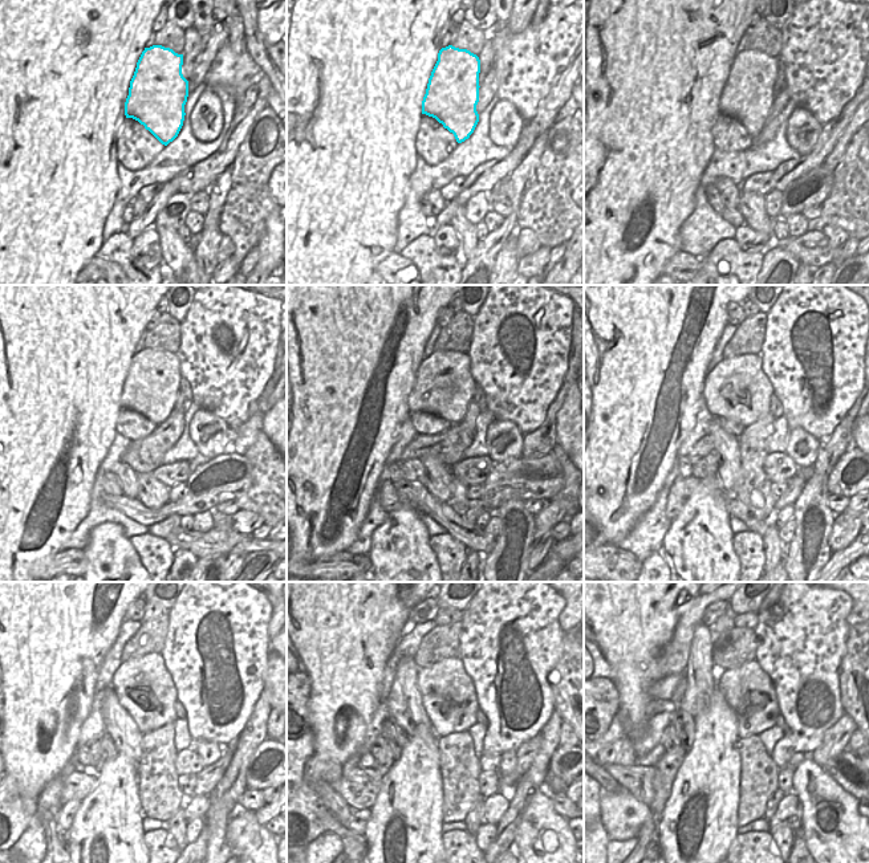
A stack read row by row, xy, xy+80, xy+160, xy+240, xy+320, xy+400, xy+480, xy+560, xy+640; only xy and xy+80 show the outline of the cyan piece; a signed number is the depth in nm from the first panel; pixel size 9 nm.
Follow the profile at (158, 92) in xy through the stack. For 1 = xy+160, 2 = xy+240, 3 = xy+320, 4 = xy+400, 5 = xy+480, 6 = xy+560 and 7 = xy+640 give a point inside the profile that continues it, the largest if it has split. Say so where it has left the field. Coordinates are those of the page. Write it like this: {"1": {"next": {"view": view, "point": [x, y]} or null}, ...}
{"1": {"next": {"view": "xy+160", "point": [747, 96]}}, "2": {"next": {"view": "xy+240", "point": [151, 386]}}, "3": {"next": {"view": "xy+320", "point": [443, 386]}}, "4": {"next": {"view": "xy+400", "point": [736, 389]}}, "5": {"next": {"view": "xy+480", "point": [143, 687]}}, "6": {"next": {"view": "xy+560", "point": [449, 697]}}, "7": {"next": {"view": "xy+640", "point": [748, 691]}}}

